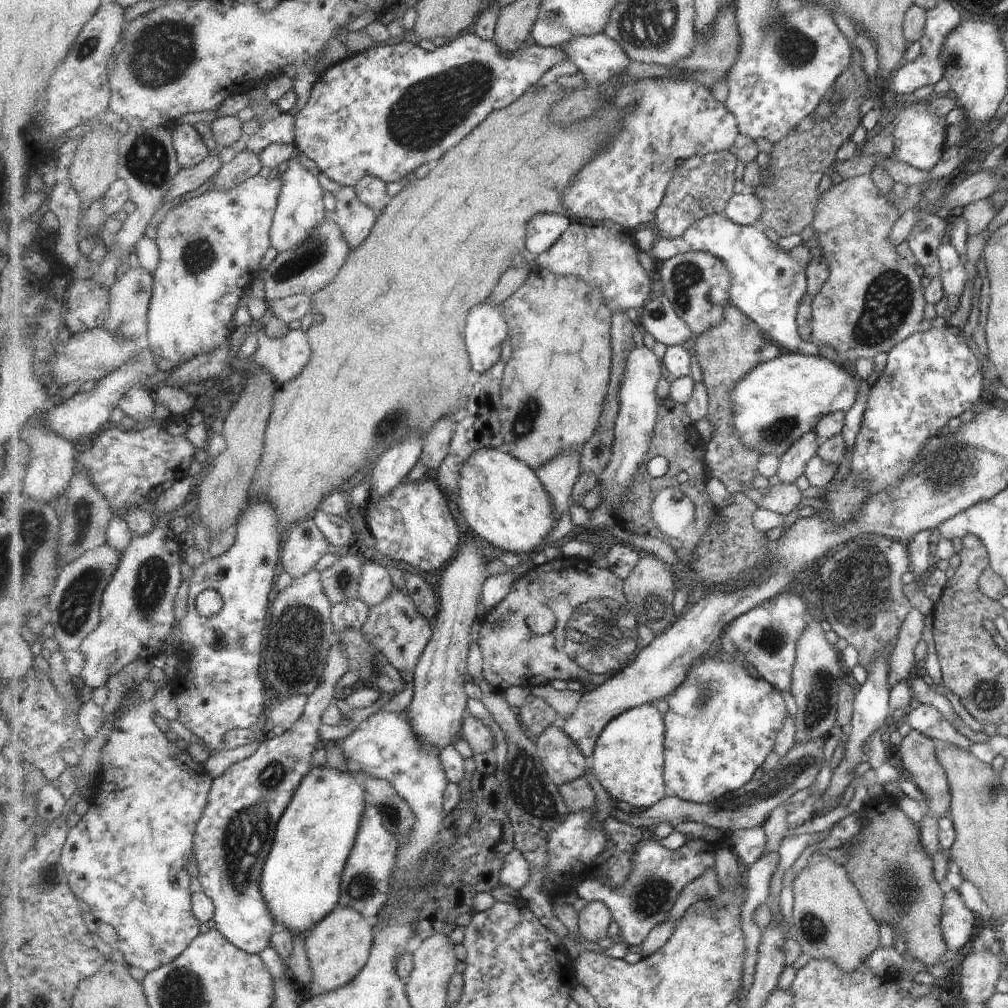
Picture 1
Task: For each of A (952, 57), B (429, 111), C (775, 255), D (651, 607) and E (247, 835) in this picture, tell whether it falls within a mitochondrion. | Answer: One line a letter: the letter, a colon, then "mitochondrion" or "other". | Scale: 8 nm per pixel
A: mitochondrion
B: mitochondrion
C: other
D: mitochondrion
E: mitochondrion

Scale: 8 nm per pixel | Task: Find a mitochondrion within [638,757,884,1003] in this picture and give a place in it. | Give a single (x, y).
(815, 932)

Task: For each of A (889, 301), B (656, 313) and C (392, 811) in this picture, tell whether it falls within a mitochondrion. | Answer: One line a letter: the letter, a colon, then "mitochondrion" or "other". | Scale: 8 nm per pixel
A: mitochondrion
B: mitochondrion
C: mitochondrion

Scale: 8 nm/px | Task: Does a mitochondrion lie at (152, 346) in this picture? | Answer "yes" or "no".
no

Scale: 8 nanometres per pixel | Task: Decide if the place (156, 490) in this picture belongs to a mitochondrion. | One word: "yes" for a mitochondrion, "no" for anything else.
no

